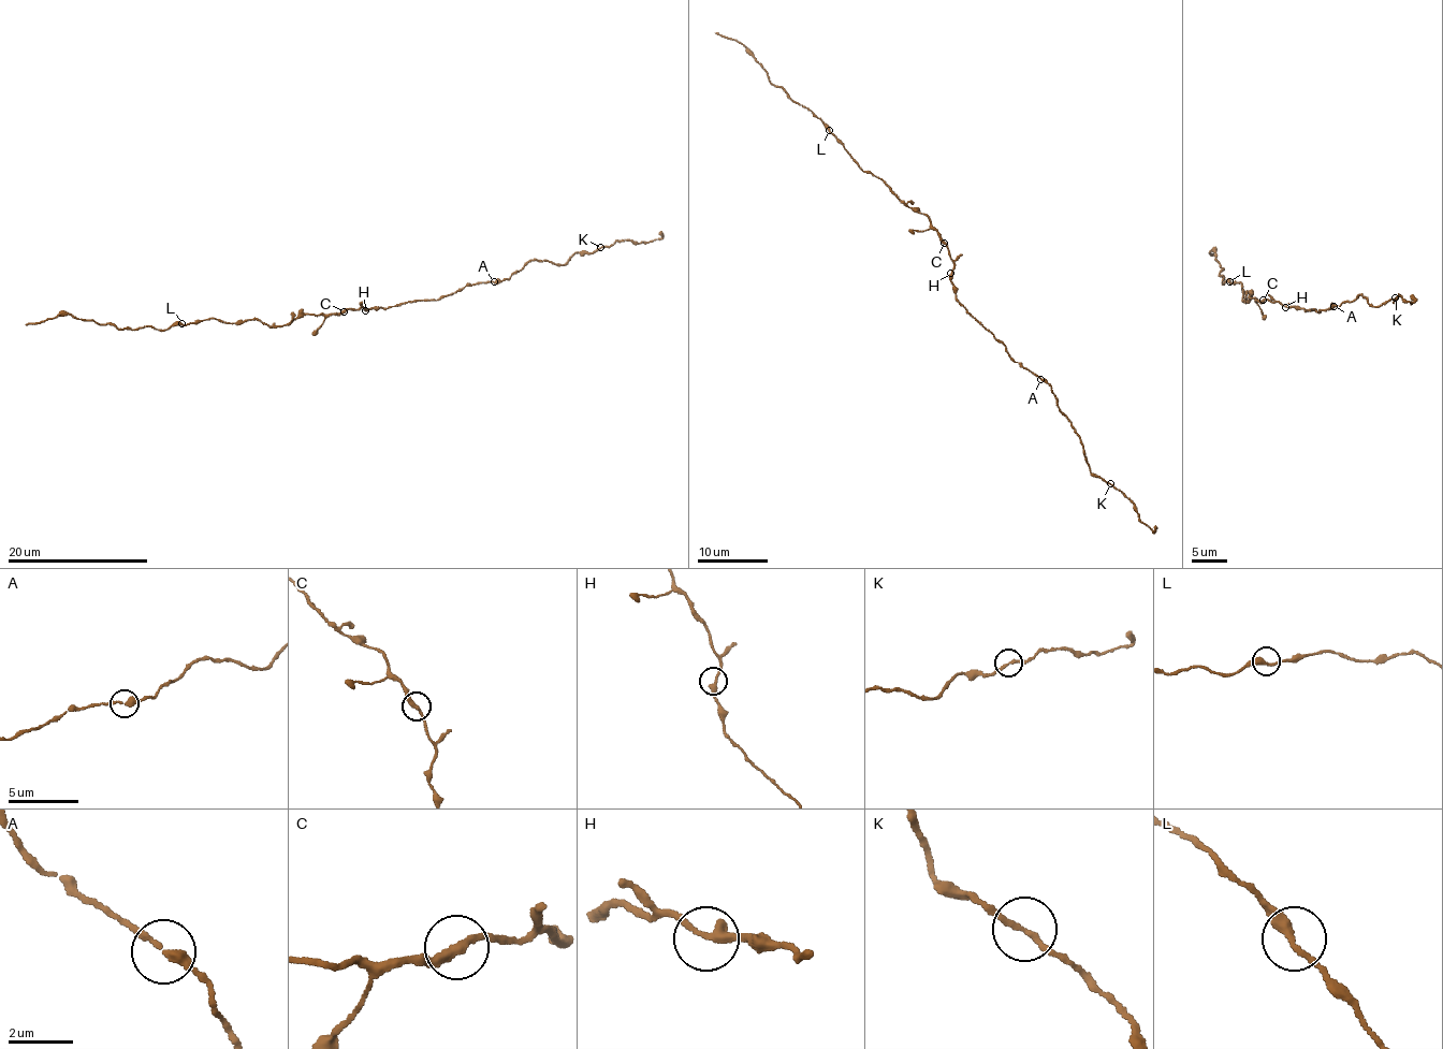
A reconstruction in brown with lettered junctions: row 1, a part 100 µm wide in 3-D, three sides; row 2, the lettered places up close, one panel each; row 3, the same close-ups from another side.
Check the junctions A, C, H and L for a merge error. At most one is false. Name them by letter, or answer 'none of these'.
none of these

